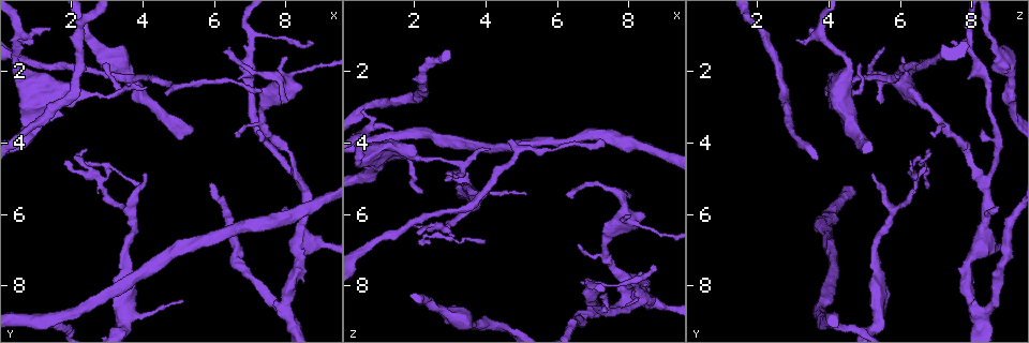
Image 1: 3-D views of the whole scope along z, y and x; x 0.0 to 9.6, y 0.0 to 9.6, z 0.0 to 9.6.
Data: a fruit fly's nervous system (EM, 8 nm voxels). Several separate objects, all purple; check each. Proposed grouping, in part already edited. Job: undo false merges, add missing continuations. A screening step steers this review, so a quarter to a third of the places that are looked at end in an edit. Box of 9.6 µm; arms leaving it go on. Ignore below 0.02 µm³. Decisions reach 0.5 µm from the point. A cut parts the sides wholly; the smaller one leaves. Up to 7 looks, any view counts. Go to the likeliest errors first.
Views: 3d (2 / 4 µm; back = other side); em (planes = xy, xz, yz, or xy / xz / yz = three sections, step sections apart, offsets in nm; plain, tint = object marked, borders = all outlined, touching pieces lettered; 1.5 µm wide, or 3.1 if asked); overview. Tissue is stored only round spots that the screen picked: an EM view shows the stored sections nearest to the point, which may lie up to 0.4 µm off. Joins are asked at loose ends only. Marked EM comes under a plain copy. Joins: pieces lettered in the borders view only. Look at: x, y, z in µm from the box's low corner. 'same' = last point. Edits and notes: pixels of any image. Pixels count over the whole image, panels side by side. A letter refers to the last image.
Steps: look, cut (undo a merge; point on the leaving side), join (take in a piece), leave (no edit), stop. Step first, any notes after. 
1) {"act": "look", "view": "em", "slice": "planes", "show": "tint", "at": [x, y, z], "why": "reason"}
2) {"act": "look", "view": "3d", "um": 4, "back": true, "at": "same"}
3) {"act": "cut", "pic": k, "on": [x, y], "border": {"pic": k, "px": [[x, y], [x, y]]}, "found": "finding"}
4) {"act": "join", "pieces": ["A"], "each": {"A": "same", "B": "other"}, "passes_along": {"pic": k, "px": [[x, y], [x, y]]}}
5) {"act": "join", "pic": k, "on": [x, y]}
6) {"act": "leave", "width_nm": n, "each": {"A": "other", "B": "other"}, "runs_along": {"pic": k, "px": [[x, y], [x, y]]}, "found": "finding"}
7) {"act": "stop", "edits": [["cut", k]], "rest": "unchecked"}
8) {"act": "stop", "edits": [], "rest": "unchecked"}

{"act": "look", "view": "3d", "um": 2, "at": [8.45, 6.65, 8.40], "why": "a fork"}

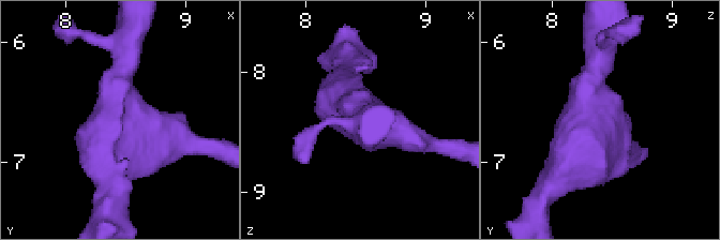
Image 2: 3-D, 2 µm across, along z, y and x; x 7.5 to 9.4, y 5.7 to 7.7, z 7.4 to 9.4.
{"act": "look", "view": "em", "slice": "planes", "show": "borders", "at": [8.48, 6.68, 8.40], "arms": 3, "arm_widths_nm": [170, 220, 240]}

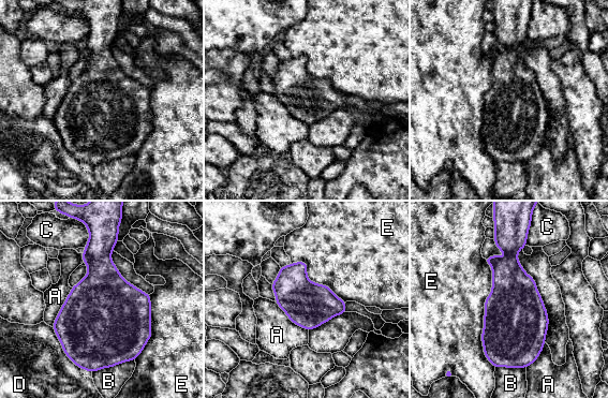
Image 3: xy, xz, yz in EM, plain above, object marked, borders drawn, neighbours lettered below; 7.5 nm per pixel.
{"act": "leave", "width_nm": 340, "each": {"A": "other", "B": "other", "C": "other", "D": "other", "E": "other"}, "border": {"pic": 3, "px": [[72, 288], [52, 326]]}, "found": "all the same neuron"}

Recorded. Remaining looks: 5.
{"act": "look", "view": "3d", "um": 2, "back": true, "at": [1.45, 8.95, 3.85], "why": "sharp bend"}

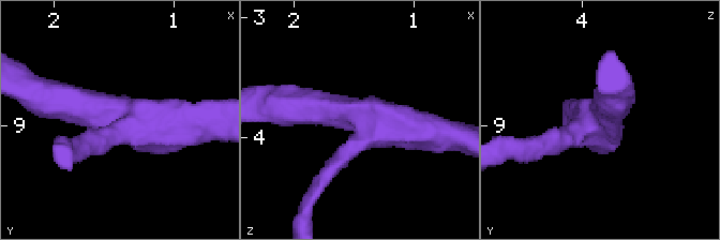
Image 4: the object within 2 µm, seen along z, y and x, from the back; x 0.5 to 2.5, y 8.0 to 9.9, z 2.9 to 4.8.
{"act": "look", "view": "em", "slice": "planes", "show": "borders", "at": [1.44, 8.94, 3.82], "arms": 3, "why": "now the EM"}

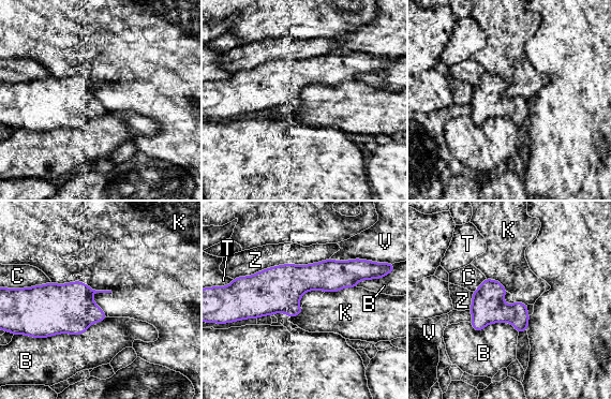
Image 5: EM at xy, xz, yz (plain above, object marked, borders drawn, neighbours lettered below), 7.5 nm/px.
{"act": "leave", "width_nm": 180, "each": {"B": "other", "C": "other", "K": "other", "T": "other", "V": "other", "Z": "other"}, "found": "all the same neuron"}

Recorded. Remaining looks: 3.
{"act": "look", "view": "em", "slice": "planes", "show": "borders", "at": [4.65, 2.60, 3.95]}

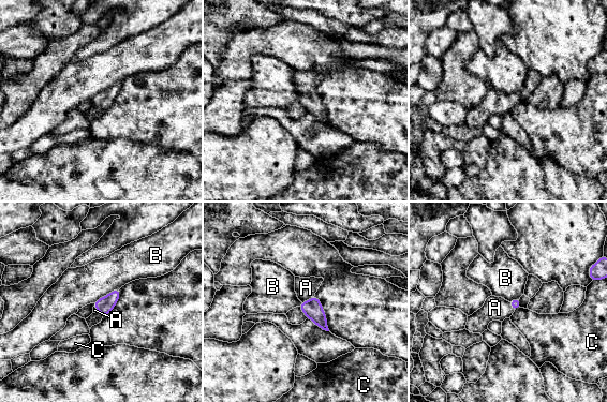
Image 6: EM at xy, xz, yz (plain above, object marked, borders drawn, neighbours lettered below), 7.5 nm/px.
{"act": "join", "pieces": ["A"], "each": {"A": "same", "B": "other", "C": "other"}, "passes_along": {"pic": 6, "px": [[313, 310], [309, 299], [306, 287]]}, "found": "it goes on there"}

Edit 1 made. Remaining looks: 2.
{"act": "stop", "edits": [["join", 6]], "rest": "unchecked"}

